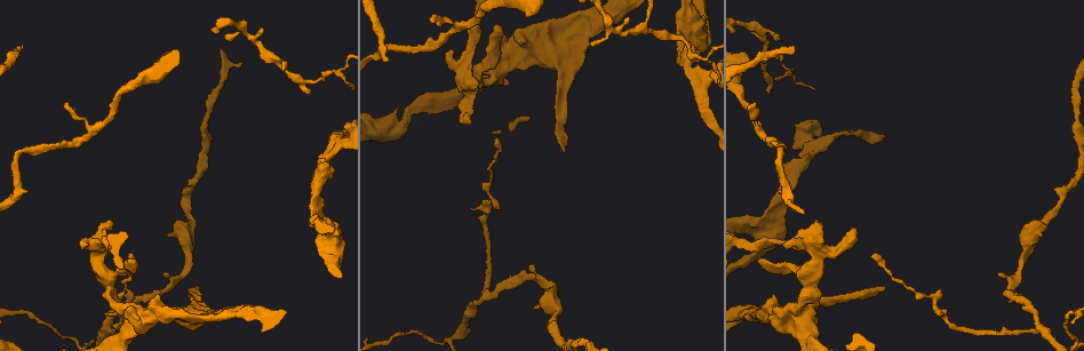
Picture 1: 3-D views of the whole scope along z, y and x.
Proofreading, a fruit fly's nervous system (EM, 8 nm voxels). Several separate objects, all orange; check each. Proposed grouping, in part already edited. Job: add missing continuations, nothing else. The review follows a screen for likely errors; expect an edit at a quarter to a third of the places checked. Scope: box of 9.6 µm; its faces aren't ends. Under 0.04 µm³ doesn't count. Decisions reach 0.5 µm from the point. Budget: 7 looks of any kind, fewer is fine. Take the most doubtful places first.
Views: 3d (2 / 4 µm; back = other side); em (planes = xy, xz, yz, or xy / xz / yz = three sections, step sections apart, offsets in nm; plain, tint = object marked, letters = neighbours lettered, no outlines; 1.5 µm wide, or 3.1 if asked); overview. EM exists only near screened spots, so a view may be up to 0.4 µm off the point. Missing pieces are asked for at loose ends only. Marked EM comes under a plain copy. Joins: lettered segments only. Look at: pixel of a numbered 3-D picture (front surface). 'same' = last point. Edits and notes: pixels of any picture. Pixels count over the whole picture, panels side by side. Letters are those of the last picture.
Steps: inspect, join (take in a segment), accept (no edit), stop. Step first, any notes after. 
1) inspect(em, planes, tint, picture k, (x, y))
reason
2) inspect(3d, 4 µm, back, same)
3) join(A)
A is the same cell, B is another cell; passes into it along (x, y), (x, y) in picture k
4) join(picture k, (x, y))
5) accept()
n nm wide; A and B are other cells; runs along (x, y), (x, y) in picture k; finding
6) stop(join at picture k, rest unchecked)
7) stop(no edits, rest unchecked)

inspect(3d, 2 µm, picture 1, (784, 245))
free end

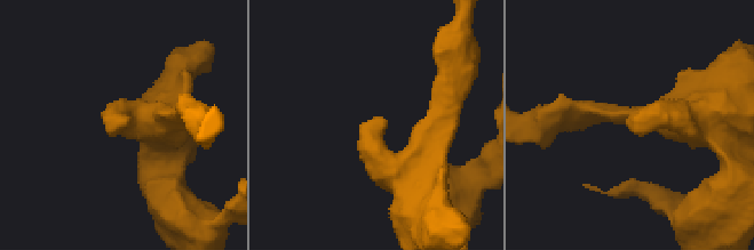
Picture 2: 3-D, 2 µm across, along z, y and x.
inspect(em, xy, step 8, letters, picture 2, (383, 122))

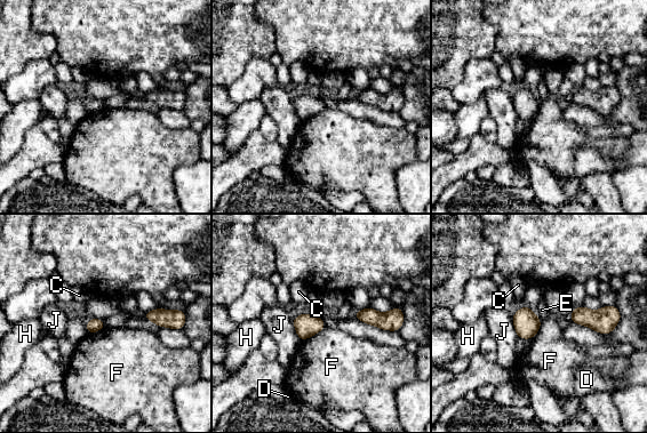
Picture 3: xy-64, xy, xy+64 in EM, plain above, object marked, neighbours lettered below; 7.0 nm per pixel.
inspect(em, planes, letters, same)
another direction

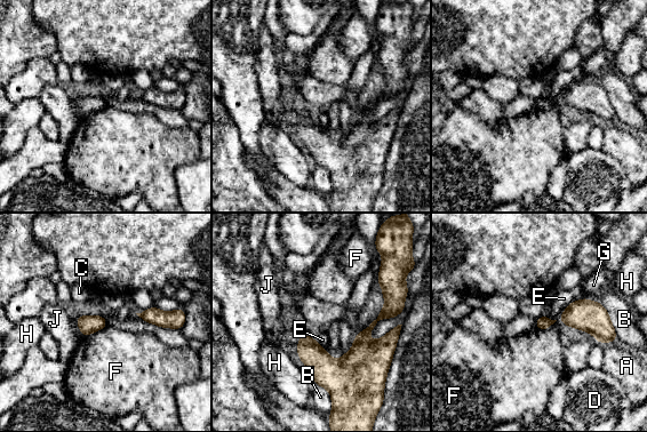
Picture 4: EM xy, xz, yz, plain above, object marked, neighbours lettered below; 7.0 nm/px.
accept()
A, B, C, D, E, F, G, H and J are other cells; runs along (386, 308), (362, 348), (320, 383) in picture 4; no lettered segment goes on from it

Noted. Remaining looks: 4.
inspect(em, planes, letters, picture 1, (747, 59))
branch stops here

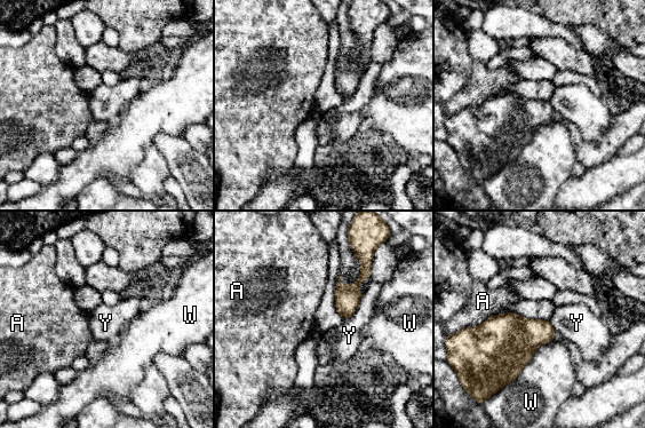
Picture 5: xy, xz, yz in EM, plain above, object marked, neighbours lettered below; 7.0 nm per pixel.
accept()
A, W and Y are other cells; none of them fits

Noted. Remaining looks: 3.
inspect(3d, 4 µm, picture 1, (755, 103))

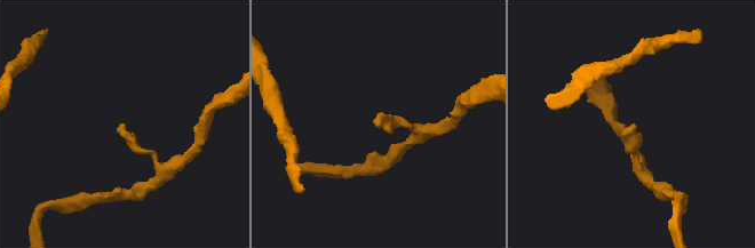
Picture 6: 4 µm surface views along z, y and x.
inspect(em, xy, step 8, letters, picture 6, (377, 125))
need the tissue

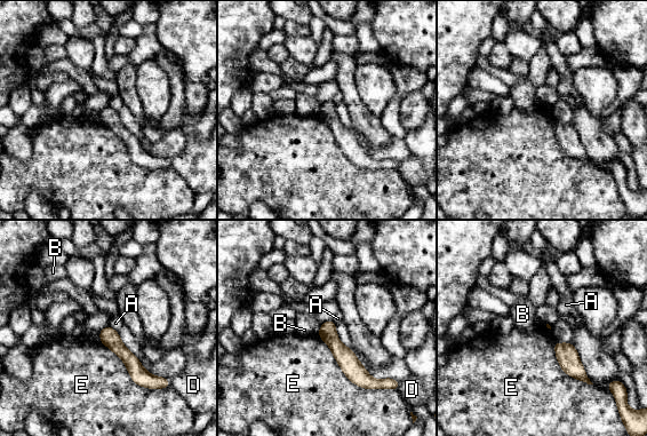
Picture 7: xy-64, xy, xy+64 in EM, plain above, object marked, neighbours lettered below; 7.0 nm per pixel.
inspect(em, planes, letters, same)
another direction

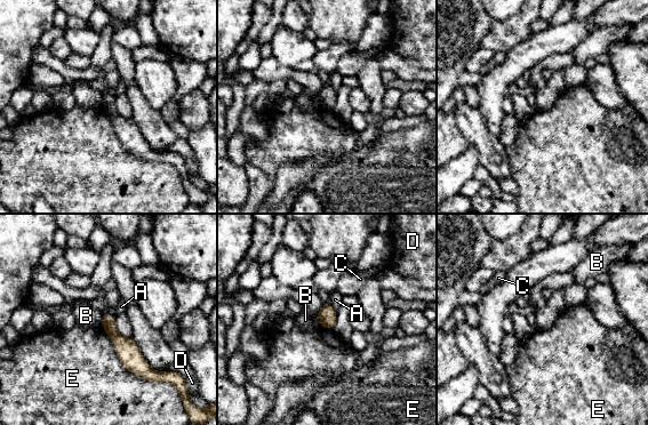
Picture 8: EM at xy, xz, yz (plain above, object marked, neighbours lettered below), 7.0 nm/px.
accept()
E touches over 600 nm; A, B, C, D and E are other cells; none of them fits

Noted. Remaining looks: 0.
stop(no edits, rest unchecked)

